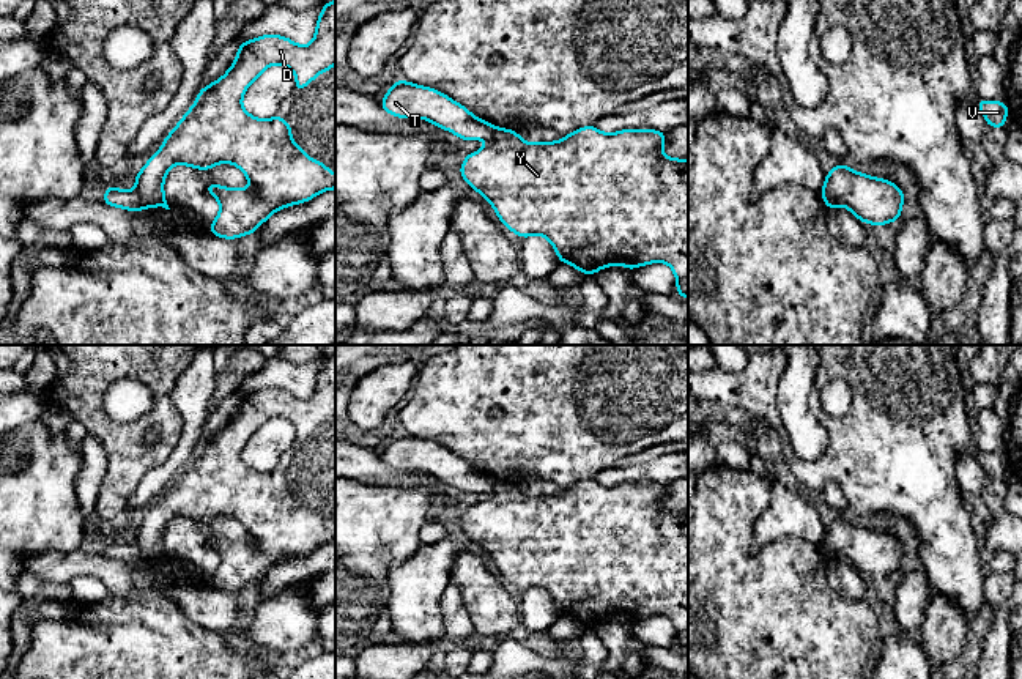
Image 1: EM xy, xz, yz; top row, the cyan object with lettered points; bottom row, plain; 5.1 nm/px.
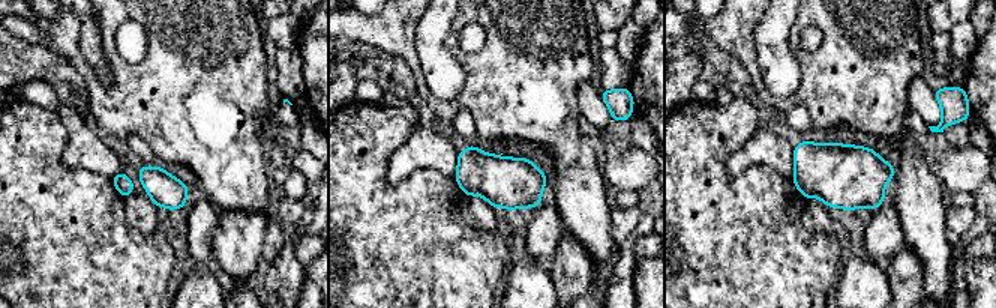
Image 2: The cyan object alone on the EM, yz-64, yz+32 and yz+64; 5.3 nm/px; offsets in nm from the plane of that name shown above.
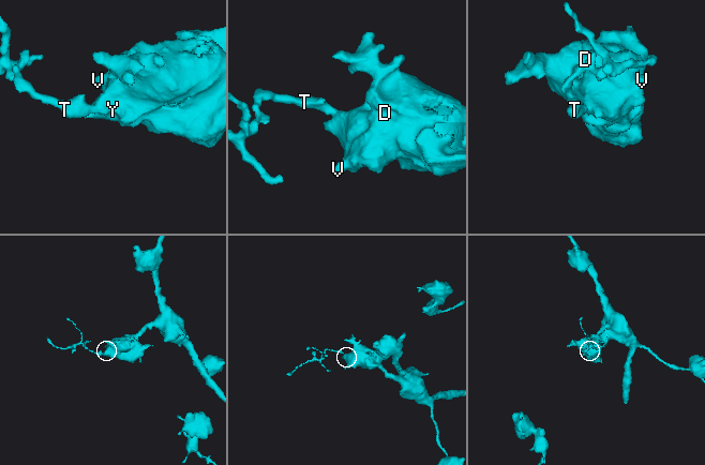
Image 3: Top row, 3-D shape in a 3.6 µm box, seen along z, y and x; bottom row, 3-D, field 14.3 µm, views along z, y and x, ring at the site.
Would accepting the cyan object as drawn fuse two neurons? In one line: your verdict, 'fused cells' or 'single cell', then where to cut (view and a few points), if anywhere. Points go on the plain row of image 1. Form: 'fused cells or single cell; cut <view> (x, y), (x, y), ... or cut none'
fused cells; cut xy (134, 542), (144, 560)

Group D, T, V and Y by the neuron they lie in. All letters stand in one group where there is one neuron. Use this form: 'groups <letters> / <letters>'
groups D V Y / T

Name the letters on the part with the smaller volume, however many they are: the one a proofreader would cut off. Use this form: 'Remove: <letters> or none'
Remove: T

